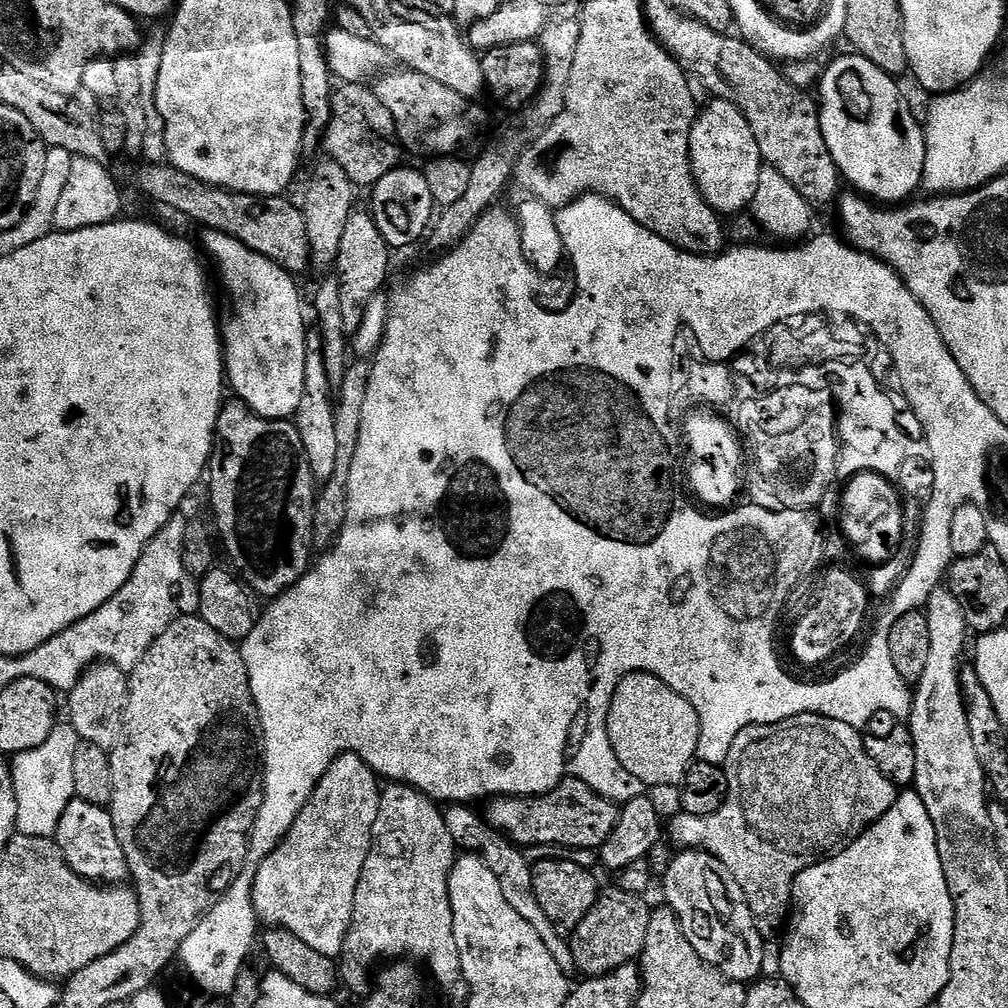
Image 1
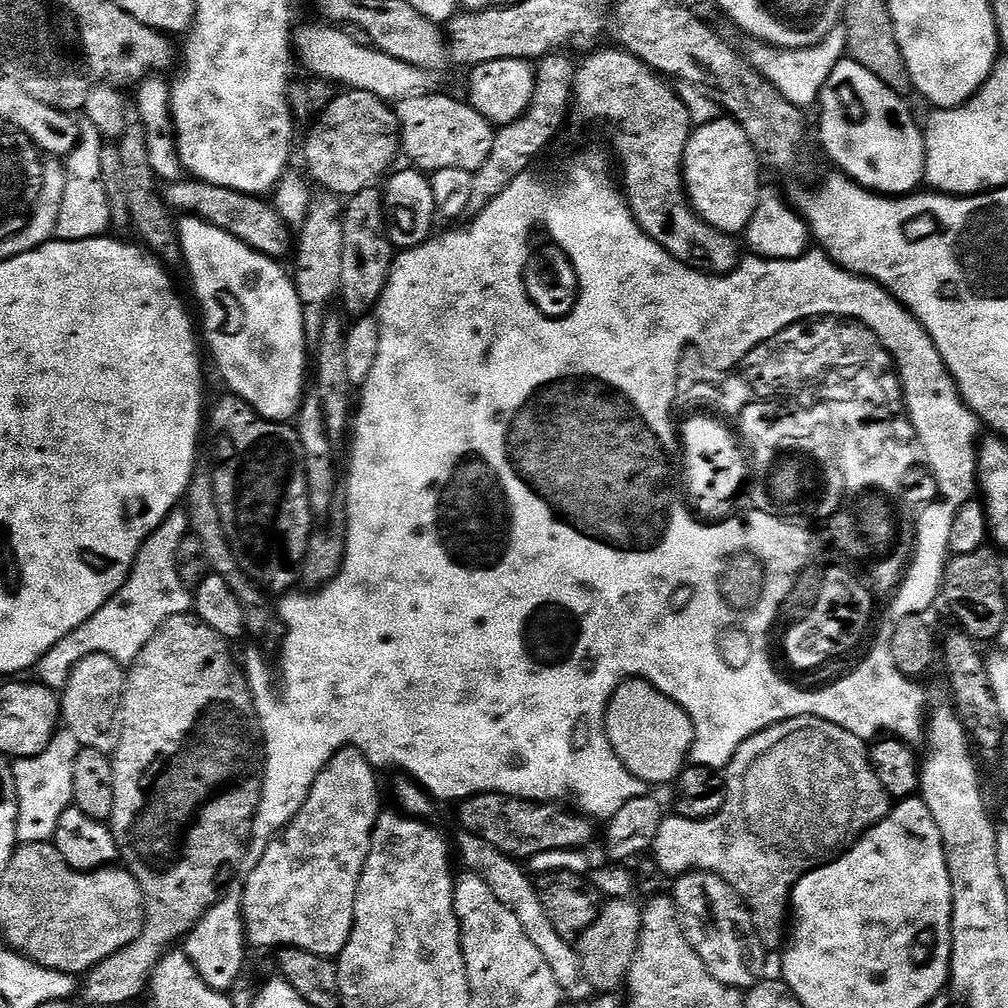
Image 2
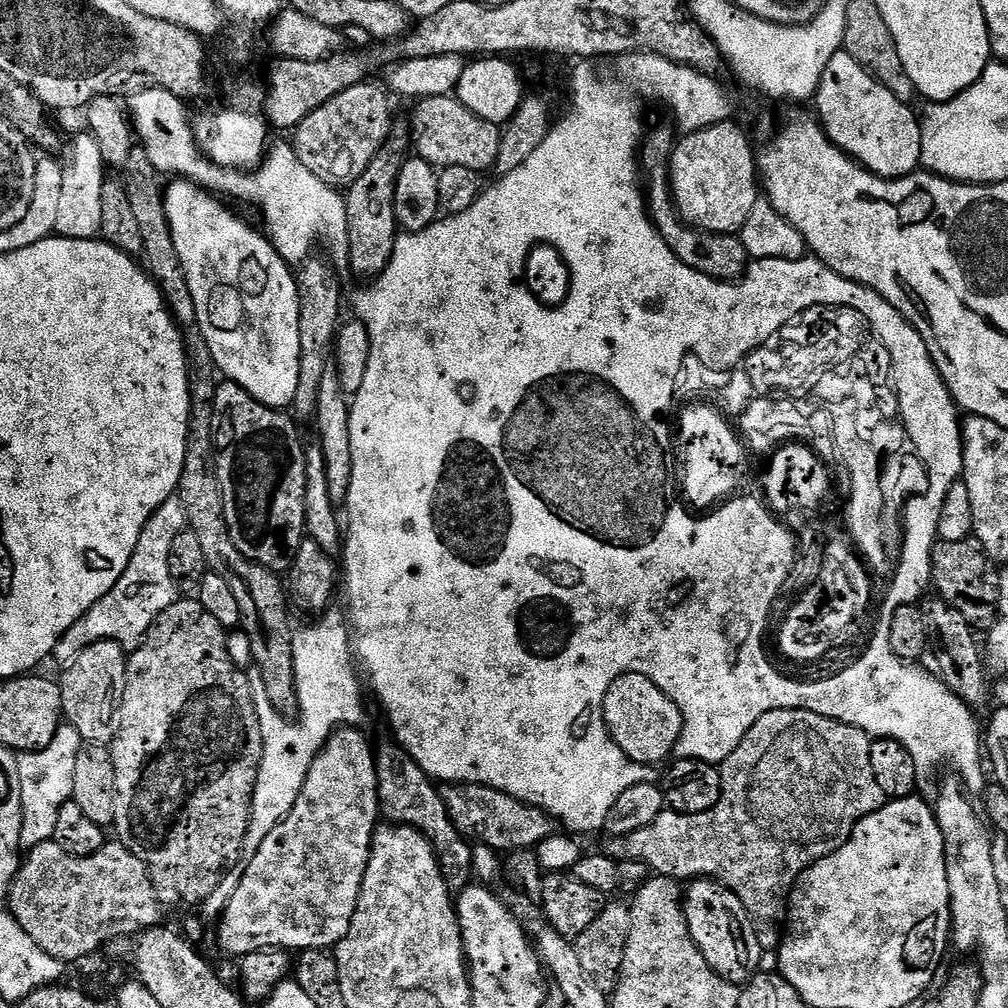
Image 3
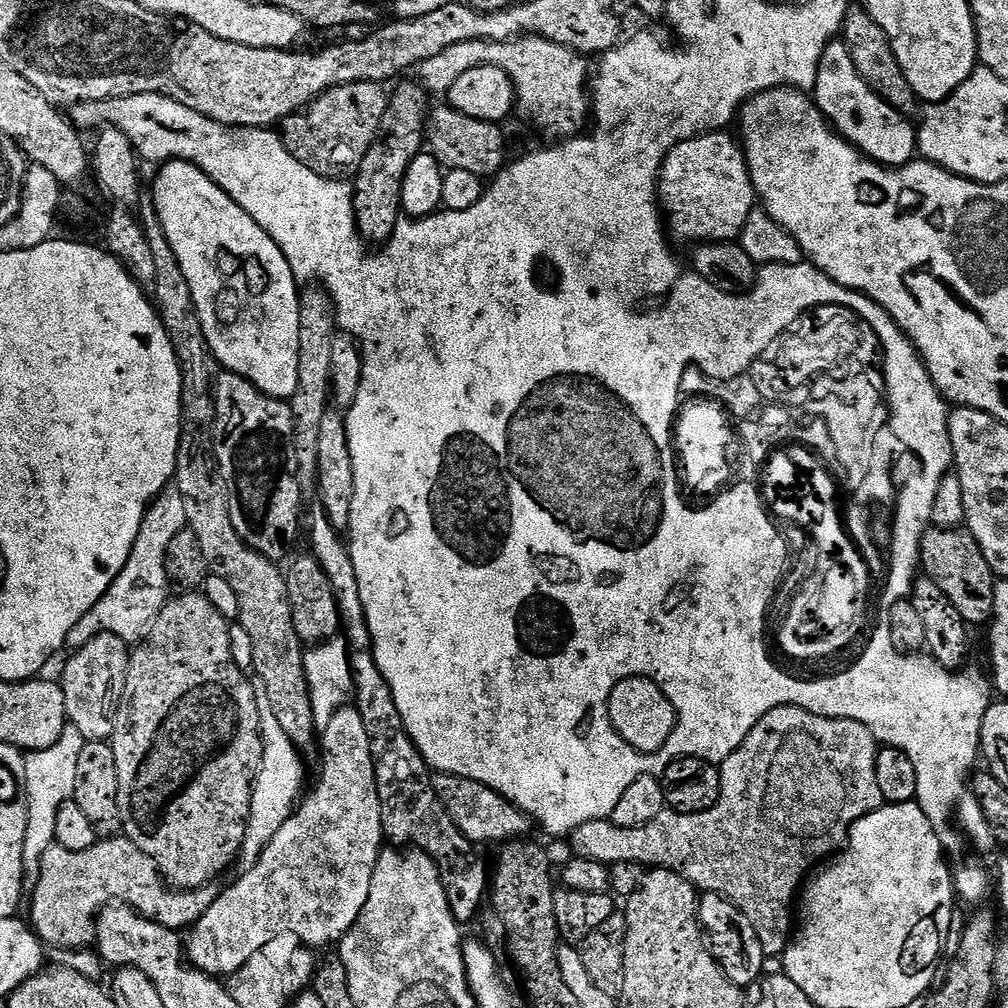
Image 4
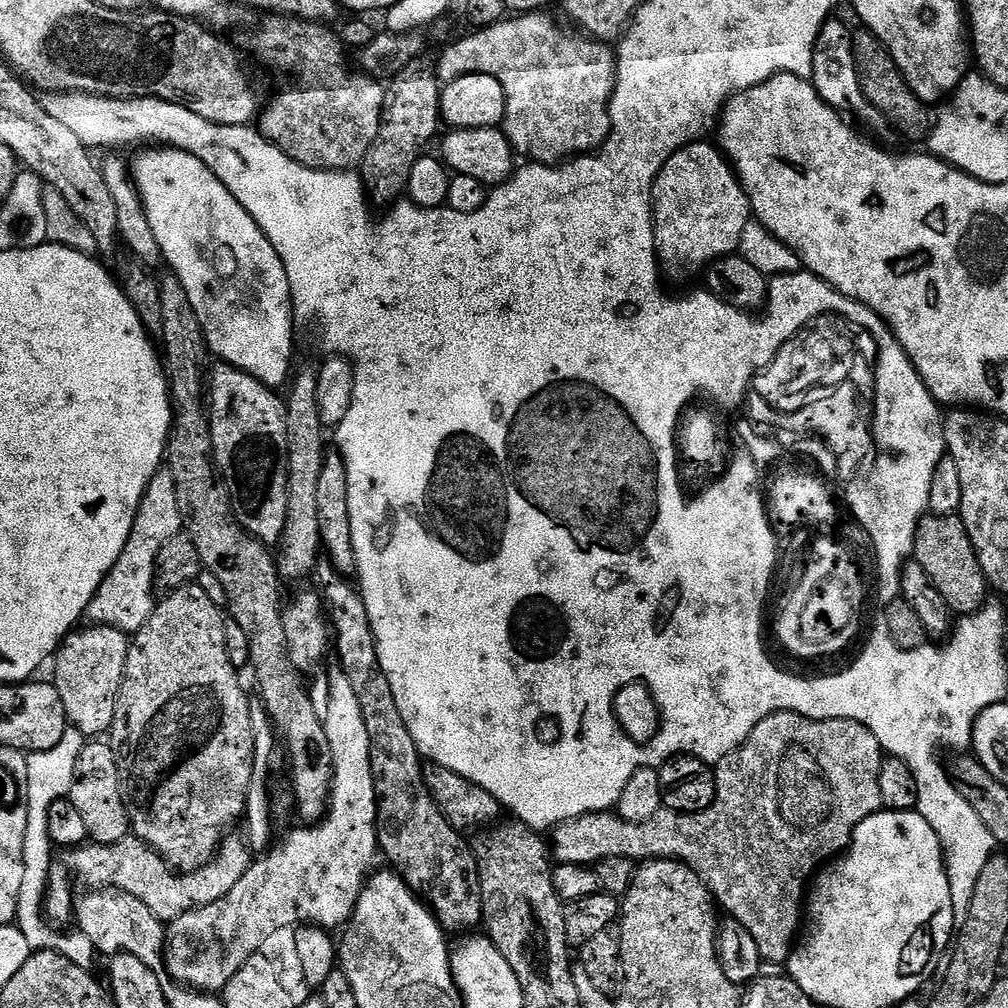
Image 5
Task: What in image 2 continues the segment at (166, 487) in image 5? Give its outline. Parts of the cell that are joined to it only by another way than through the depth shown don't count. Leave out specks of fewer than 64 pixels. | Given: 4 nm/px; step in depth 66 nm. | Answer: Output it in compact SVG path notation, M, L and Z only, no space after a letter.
M177 510L146 538L136 560L132 563L132 571L128 580L116 593L108 599L78 630L66 634L62 642L58 642L40 660L38 665L39 683L48 685L53 690L62 690L78 662L90 654L106 653L125 666L142 654L146 642L154 638L154 634L171 616L188 614L194 608L194 596L184 585L176 569L178 546L184 536L189 535L187 511Z

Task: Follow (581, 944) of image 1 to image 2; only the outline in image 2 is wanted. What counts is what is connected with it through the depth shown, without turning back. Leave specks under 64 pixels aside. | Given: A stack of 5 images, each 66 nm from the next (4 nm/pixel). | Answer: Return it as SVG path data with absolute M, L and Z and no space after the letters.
M608 898L600 905L600 912L594 918L594 922L590 922L590 926L586 926L586 930L575 941L574 947L578 958L582 962L582 970L584 977L592 983L593 989L599 993L608 994L615 991L616 987L623 985L628 979L628 971L634 962L634 954L638 950L638 938L642 930L642 918L640 913L642 911L641 905L635 904L635 899L625 898L616 900Z

